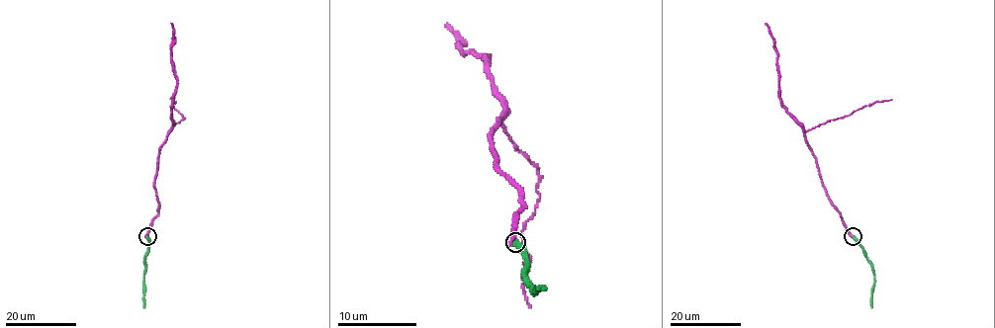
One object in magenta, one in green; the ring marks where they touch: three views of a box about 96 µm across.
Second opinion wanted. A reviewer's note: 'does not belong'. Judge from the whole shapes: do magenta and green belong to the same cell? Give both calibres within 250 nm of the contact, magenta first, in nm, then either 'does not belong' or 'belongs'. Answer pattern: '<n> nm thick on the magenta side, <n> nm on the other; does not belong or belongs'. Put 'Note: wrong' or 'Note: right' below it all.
650 nm thick on the magenta side, 550 nm on the other; belongs
Note: wrong

